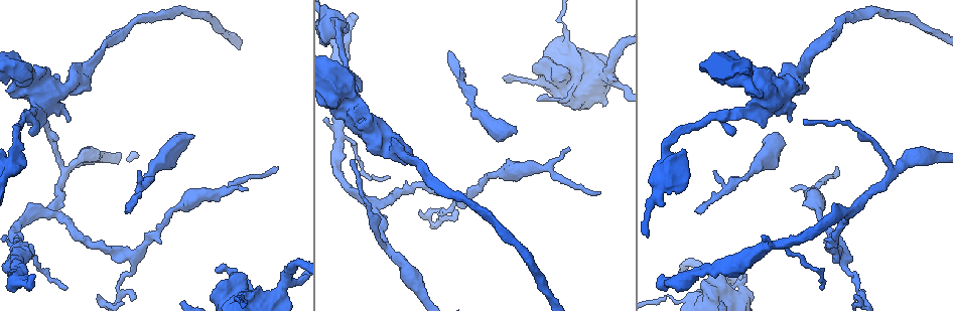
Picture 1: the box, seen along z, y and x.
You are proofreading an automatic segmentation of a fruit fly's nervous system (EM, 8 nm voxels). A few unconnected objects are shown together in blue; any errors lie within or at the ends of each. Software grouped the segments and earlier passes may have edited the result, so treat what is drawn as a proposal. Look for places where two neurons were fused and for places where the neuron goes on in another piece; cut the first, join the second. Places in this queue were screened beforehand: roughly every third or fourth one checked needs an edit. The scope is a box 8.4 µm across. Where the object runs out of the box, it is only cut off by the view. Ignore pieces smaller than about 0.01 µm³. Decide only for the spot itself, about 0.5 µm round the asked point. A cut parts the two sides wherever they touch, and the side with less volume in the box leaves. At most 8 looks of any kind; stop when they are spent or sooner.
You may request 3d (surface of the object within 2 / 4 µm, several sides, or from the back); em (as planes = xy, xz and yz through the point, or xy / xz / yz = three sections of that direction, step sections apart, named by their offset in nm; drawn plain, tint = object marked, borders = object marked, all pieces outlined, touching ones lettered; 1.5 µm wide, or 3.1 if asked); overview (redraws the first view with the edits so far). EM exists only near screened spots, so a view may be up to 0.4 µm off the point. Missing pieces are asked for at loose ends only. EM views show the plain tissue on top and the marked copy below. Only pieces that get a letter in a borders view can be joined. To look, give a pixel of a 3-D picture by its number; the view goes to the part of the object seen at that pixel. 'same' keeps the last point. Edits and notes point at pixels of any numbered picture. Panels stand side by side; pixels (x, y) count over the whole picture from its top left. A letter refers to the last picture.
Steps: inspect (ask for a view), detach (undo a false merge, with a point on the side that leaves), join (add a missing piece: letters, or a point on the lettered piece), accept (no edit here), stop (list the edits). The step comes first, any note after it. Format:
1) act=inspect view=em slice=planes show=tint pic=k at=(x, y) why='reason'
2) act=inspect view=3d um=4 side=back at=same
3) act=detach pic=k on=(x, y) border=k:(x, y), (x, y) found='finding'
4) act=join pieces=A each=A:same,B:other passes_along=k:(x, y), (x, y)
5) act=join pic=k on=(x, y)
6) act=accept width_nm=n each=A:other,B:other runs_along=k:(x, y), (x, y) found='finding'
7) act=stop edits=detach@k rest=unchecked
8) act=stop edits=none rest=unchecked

act=inspect view=em slice=planes show=borders pic=1 at=(133, 253) why='side arm on a straight run'

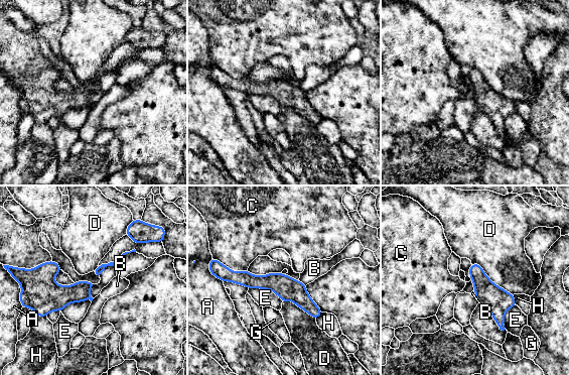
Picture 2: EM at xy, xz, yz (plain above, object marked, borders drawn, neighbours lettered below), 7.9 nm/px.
act=accept each=A:other,B:other,C:other,D:other,E:other,G:other,H:other runs_along=2:(225, 275), (278, 282), (318, 313) found='all the same neuron'

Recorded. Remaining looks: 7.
act=inspect view=em slice=planes show=borders pic=1 at=(516, 132) why='stops while still wide'

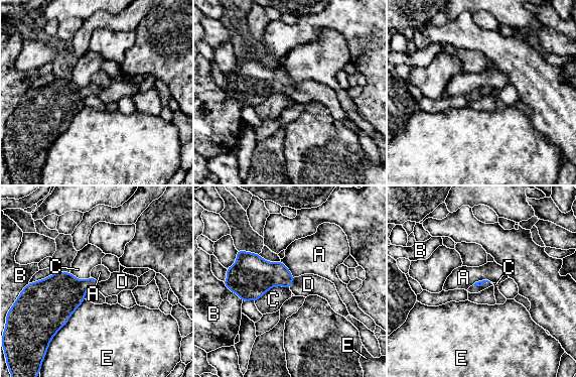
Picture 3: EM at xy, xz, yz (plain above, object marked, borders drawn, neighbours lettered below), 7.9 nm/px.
act=join pieces=D longest_contact=E:400nm each=A:other,B:other,C:other,D:same,E:other found='it goes on there'

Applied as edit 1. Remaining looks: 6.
act=inspect view=overview why='see it whole again'

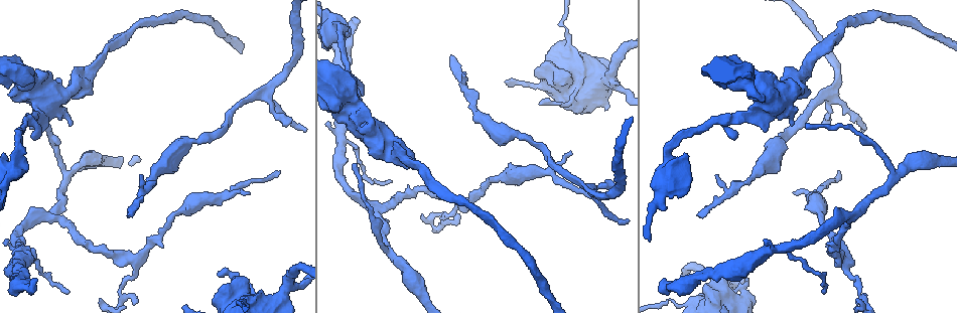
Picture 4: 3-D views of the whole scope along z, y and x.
act=inspect view=3d um=4 side=back pic=4 at=(697, 213) why='an open end'

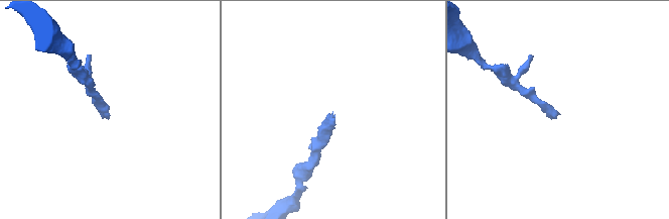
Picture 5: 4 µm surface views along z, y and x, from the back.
act=inspect view=em slice=planes show=borders pic=5 at=(558, 113)

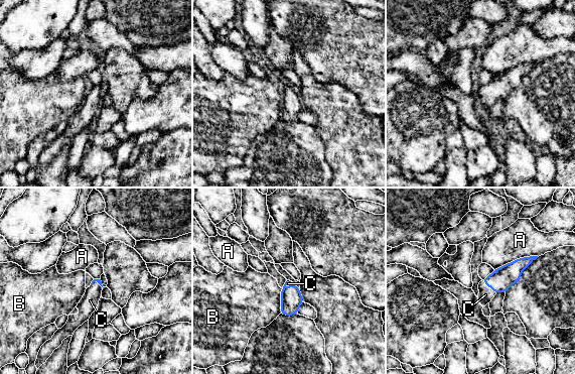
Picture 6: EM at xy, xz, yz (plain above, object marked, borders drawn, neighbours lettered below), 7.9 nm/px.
act=join pieces=C longest_contact=A:360nm each=A:other,B:other,C:same found='it goes on there'

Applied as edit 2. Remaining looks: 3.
act=stop edits=join@3,join@6 rest=unchecked

